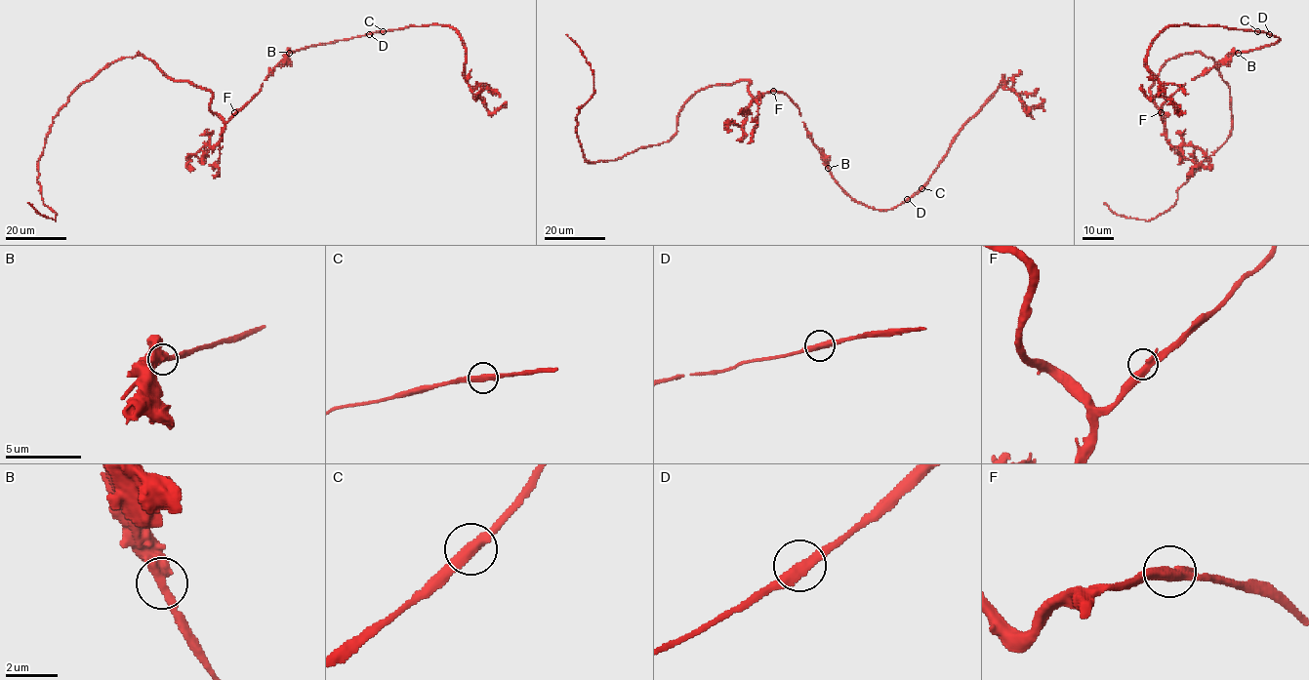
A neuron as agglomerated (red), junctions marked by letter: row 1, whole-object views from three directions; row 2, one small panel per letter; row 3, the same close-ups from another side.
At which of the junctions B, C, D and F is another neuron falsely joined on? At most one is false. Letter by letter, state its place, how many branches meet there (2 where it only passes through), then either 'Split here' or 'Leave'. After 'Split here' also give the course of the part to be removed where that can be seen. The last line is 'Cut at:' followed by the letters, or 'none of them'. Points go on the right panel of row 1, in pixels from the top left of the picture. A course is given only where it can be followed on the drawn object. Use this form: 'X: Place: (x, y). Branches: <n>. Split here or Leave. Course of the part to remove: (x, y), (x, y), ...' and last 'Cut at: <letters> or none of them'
B: Place: (1238, 53). Branches: 2. Leave
C: Place: (1257, 31). Branches: 2. Leave
D: Place: (1269, 34). Branches: 2. Leave
F: Place: (1161, 112). Branches: 2. Leave
Cut at: none of them

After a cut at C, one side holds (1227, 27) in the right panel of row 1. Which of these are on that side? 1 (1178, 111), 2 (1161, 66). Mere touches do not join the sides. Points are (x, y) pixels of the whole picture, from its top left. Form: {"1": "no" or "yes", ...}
{"1": "yes", "2": "no"}

